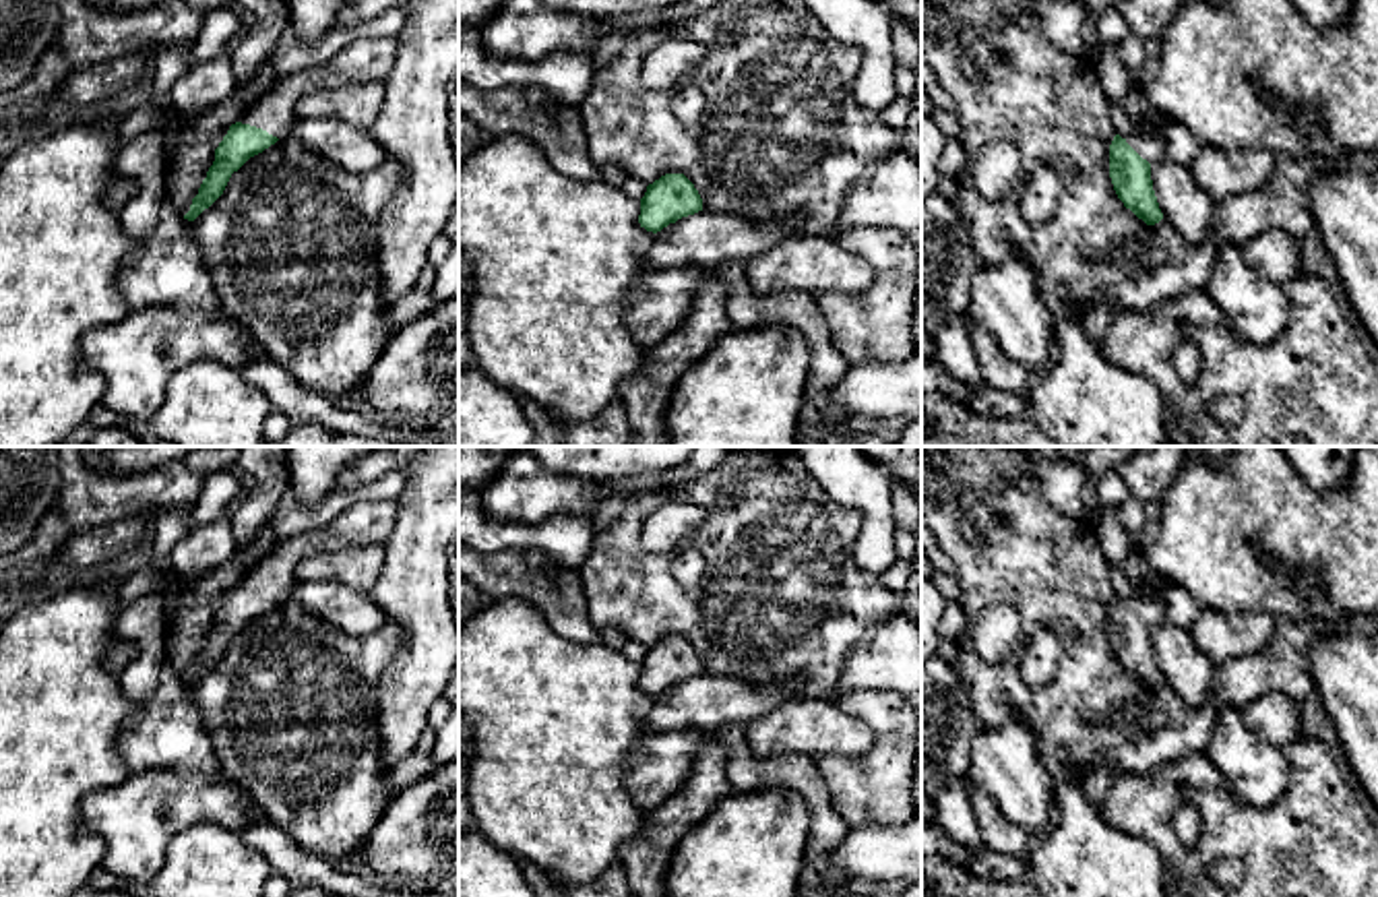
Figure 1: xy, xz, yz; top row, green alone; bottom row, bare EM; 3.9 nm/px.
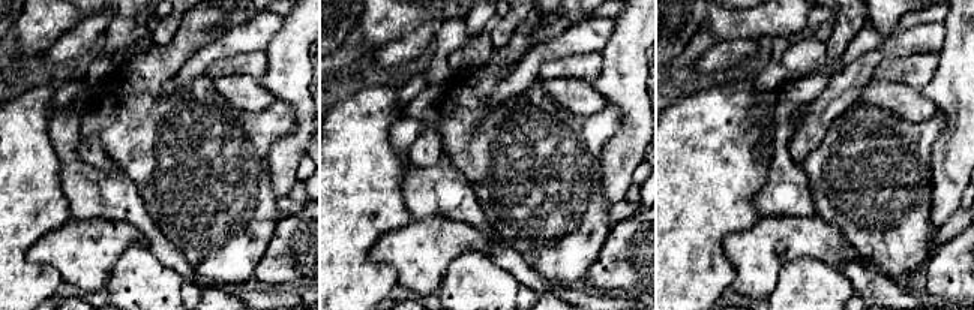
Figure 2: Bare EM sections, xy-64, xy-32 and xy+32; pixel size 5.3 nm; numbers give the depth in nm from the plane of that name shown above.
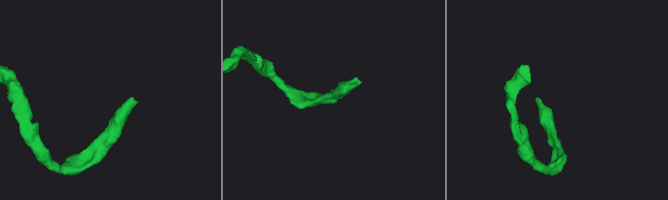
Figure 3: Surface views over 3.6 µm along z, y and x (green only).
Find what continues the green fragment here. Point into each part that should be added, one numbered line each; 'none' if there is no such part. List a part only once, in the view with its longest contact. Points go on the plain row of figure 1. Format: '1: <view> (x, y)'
1: xy (370, 521)

